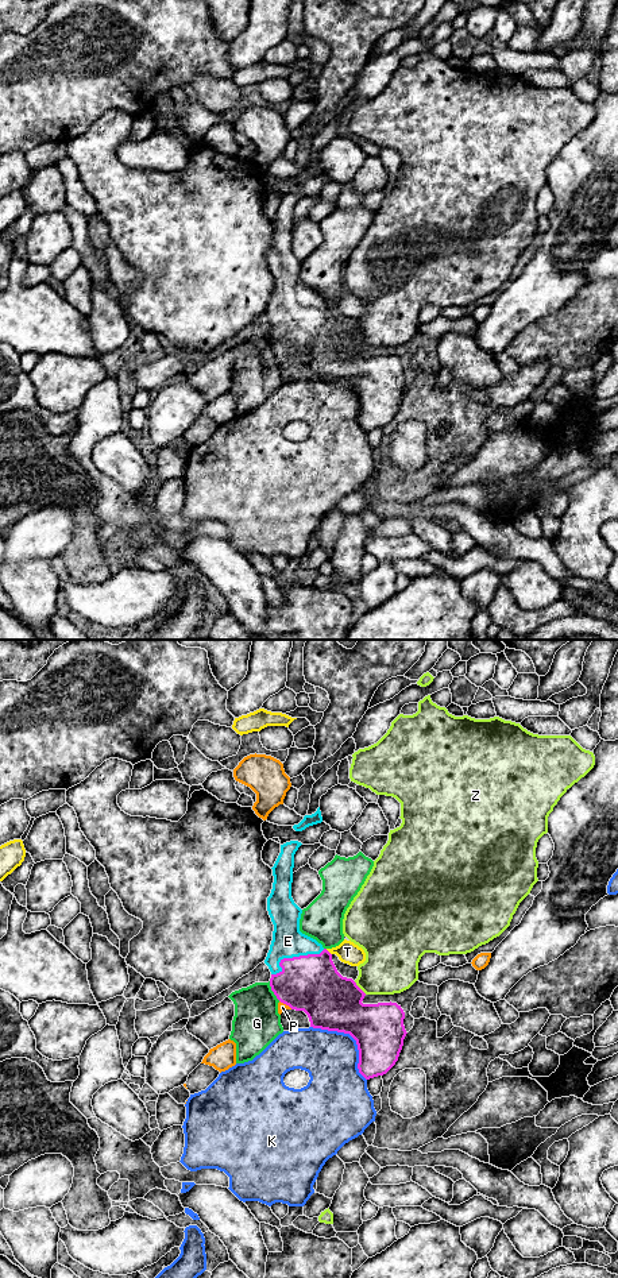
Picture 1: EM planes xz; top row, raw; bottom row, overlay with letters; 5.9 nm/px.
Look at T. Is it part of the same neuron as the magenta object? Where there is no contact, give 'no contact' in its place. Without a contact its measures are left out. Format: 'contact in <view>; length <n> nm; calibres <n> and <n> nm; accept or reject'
contact in xz; length 50 nm; calibres 340 and 130 nm; reject

